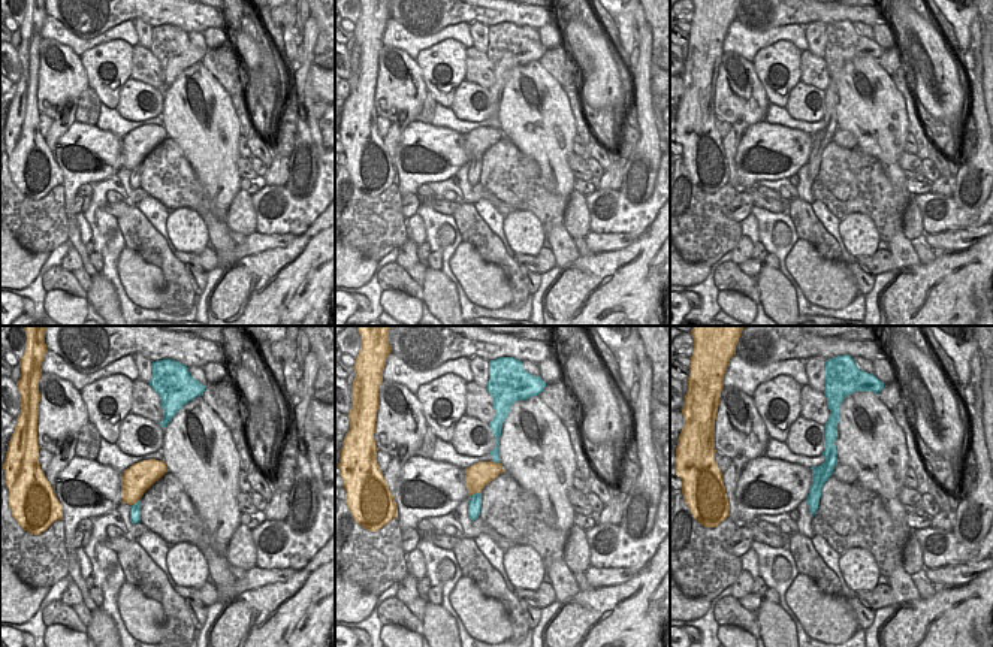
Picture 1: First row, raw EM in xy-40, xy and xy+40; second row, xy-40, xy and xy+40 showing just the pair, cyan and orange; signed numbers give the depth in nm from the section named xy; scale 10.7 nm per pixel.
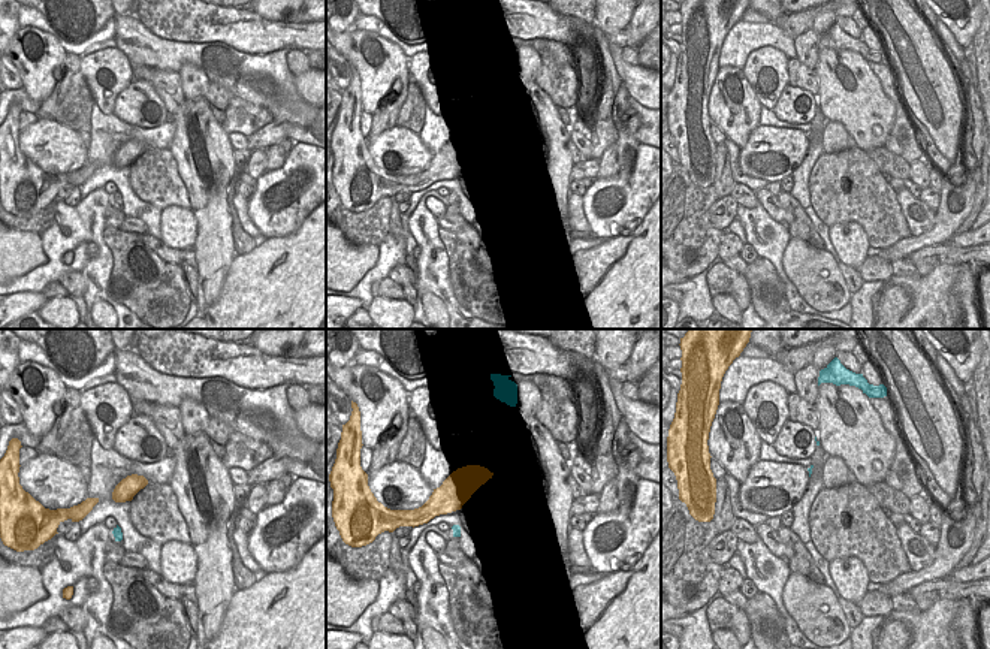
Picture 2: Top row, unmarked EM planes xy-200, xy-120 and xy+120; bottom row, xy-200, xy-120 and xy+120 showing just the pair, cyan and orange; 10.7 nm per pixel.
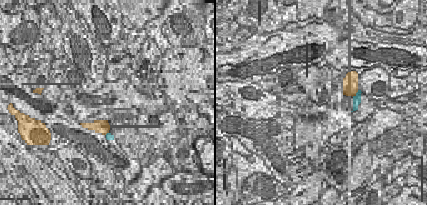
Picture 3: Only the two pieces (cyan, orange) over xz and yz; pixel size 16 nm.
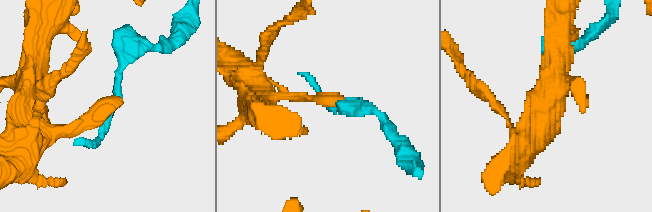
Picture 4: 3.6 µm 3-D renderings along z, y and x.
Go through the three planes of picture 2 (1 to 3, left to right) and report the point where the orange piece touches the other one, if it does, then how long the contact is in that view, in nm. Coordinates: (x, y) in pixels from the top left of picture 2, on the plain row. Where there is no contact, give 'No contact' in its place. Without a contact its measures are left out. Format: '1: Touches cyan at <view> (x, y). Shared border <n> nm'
1: No contact
2: No contact
3: No contact.

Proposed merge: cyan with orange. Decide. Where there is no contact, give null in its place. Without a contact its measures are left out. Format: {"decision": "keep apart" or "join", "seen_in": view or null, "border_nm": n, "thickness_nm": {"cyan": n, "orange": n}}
{"decision": "keep apart", "seen_in": "xy", "border_nm": 140, "thickness_nm": {"cyan": 130, "orange": 280}}

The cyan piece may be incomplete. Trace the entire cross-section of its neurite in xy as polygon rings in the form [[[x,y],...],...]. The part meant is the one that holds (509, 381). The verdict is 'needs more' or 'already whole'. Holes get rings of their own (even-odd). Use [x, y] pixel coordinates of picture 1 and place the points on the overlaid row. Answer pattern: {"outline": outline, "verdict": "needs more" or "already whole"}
{"outline": [[[499,357],[489,362],[489,381],[486,388],[494,399],[495,409],[495,417],[489,423],[495,436],[495,448],[491,451],[492,462],[499,463],[498,439],[510,406],[517,400],[538,396],[544,387],[546,383],[541,377],[526,372],[522,362],[513,357]]], "verdict": "already whole"}

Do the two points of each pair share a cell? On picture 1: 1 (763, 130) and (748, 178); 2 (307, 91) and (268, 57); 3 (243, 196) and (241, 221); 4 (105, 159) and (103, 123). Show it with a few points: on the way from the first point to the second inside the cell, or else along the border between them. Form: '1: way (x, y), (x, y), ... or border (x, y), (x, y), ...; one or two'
1: way (784, 150), (794, 165), (769, 175); one
2: border (290, 72), (293, 85); two
3: way (243, 202), (241, 215); one
4: border (96, 124), (112, 132), (120, 139); two

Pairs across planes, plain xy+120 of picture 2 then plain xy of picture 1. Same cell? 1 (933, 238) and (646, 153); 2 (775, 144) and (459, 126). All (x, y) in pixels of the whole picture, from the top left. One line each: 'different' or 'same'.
1: same
2: different

